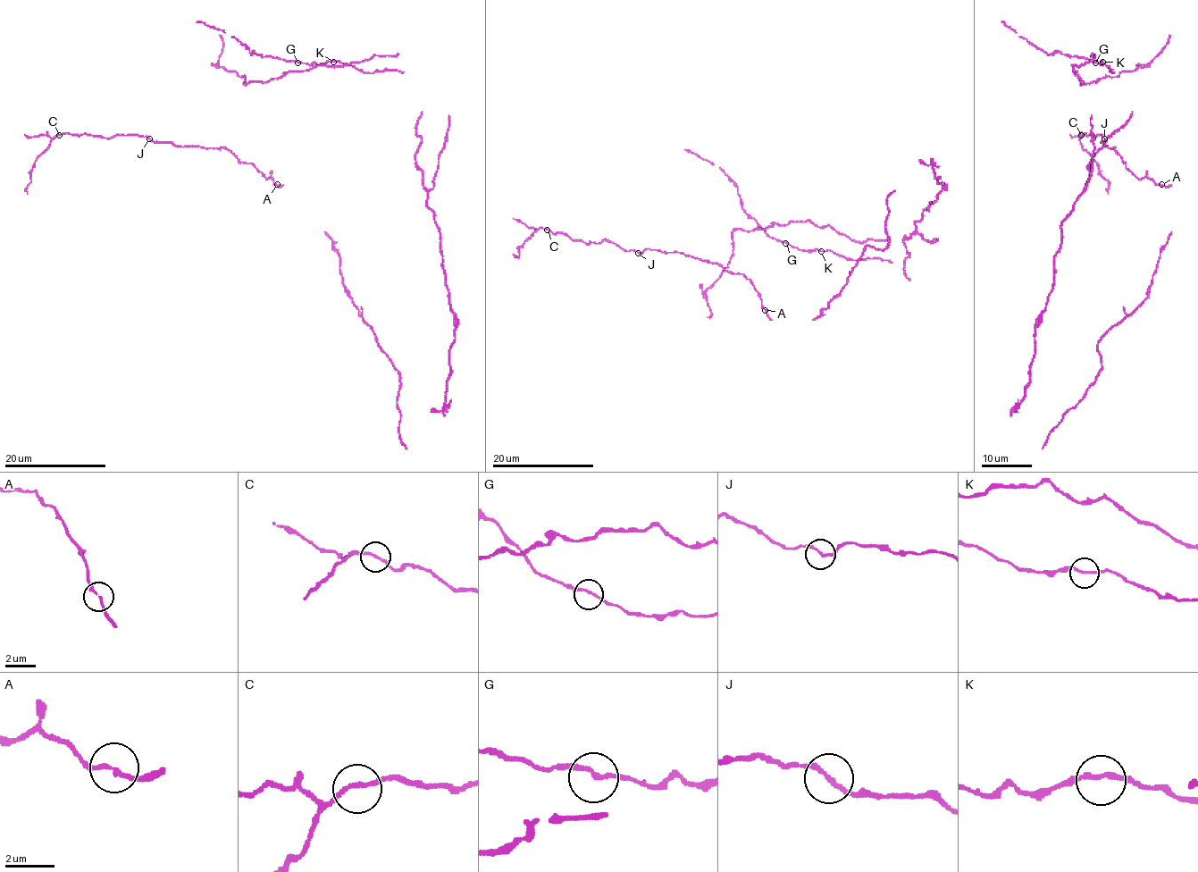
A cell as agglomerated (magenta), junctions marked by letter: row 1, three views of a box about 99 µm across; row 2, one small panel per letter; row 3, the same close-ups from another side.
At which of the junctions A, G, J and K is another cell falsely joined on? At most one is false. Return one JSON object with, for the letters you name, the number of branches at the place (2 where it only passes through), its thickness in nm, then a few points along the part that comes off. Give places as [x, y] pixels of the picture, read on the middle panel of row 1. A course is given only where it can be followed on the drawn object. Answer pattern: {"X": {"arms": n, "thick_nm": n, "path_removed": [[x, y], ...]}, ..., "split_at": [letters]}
{"split_at": []}

